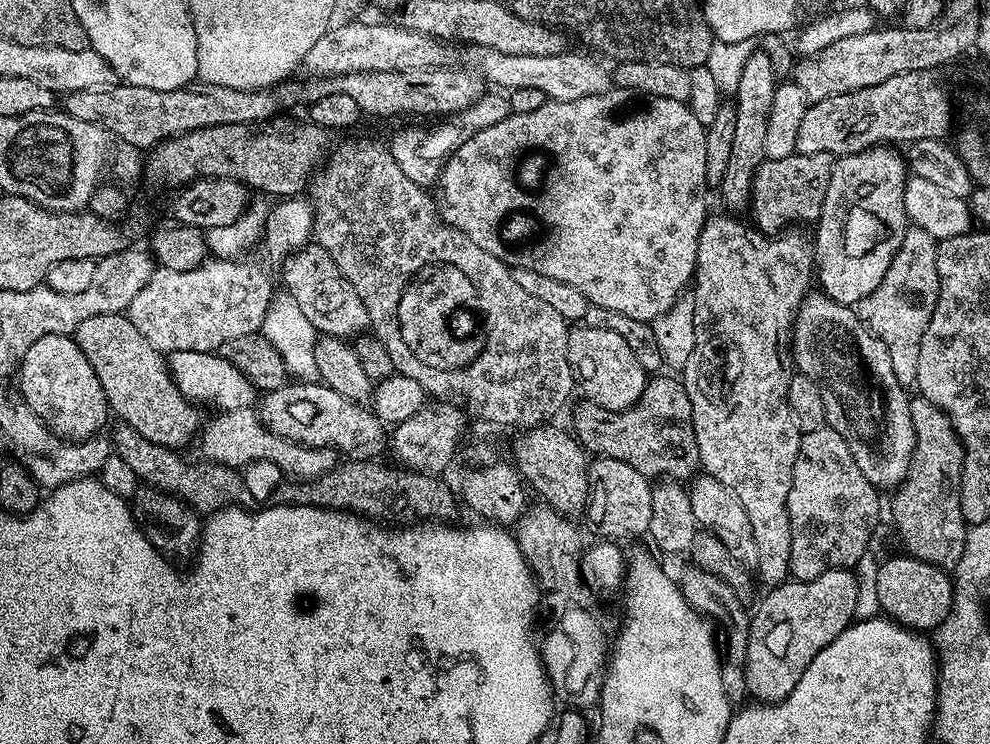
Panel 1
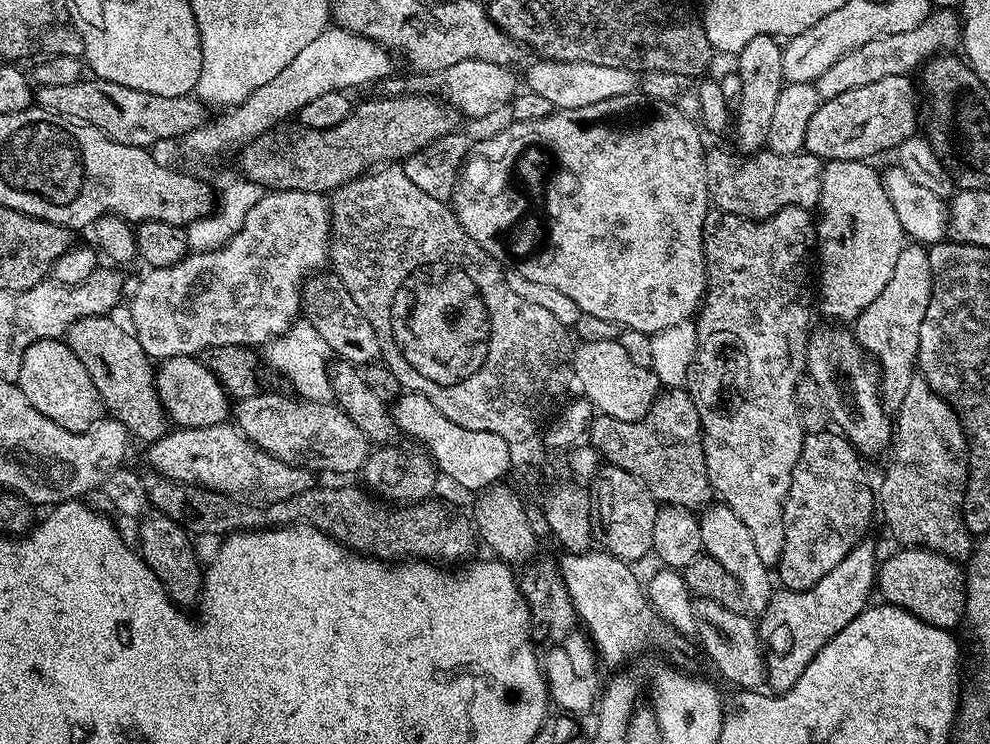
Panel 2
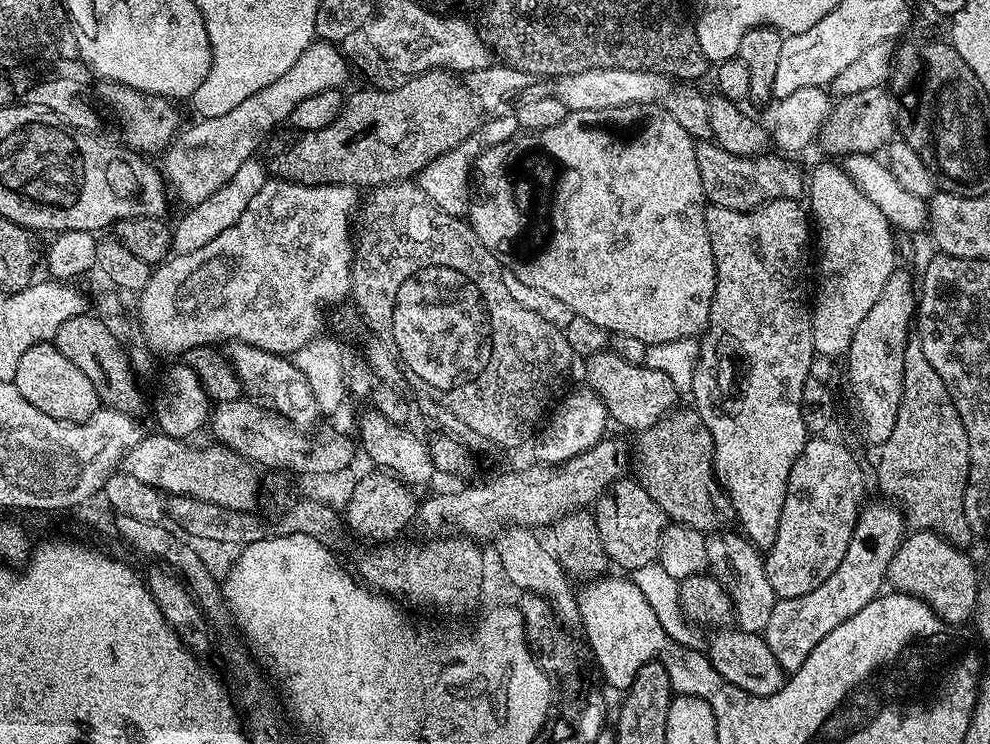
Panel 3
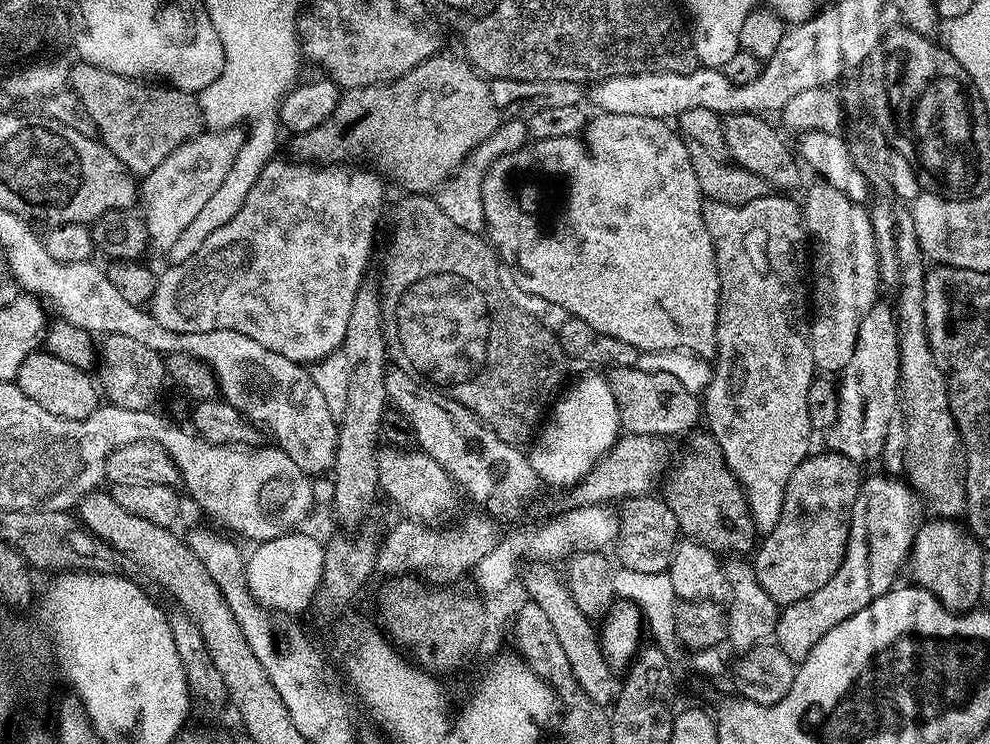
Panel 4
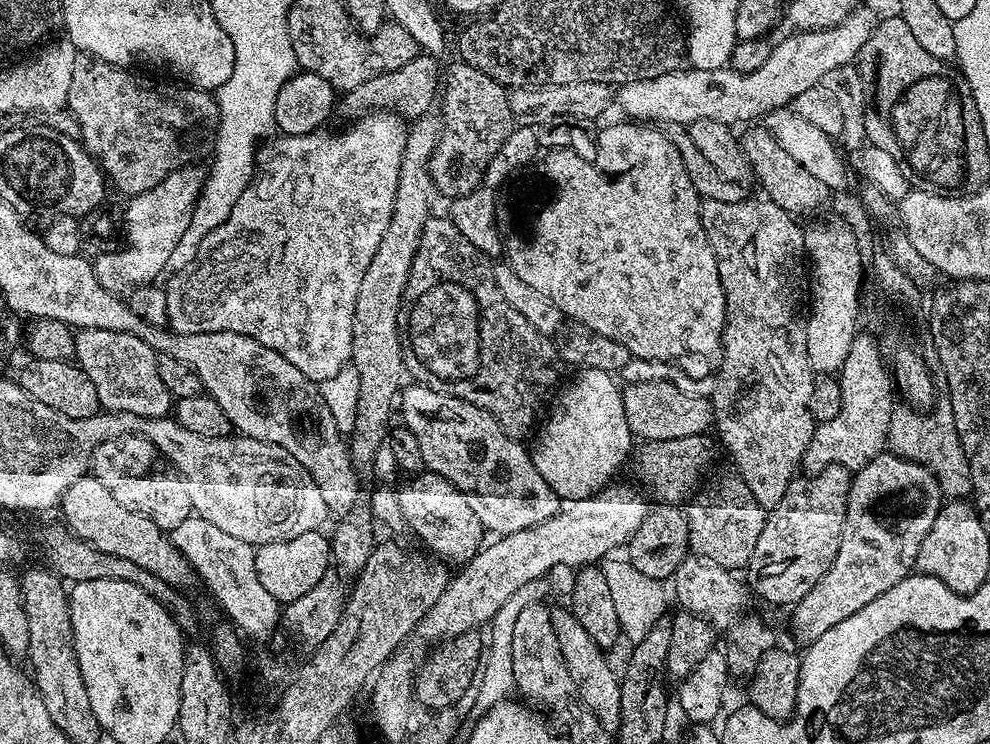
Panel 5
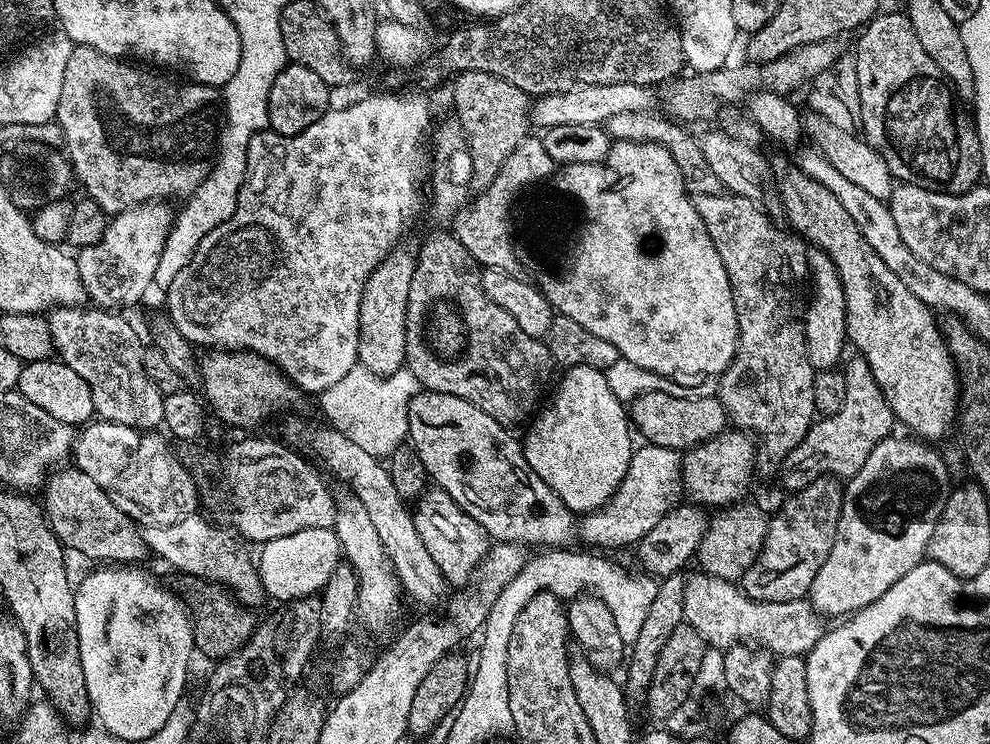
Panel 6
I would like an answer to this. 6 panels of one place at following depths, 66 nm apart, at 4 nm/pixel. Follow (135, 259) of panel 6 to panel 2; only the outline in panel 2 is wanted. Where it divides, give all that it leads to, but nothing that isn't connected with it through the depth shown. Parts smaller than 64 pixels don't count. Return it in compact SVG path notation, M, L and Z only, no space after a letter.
M329 26L324 29L322 34L318 34L318 38L314 38L314 42L309 42L294 57L294 62L290 62L290 66L286 66L286 70L282 70L282 74L270 78L270 82L266 82L266 86L258 86L258 90L254 90L254 94L250 94L243 102L227 111L230 113L222 117L221 120L211 119L198 130L183 137L184 152L188 156L197 156L200 160L212 160L215 156L222 155L223 152L233 151L232 153L235 153L254 138L261 136L266 130L295 117L300 108L306 106L306 102L312 101L313 98L319 98L321 94L353 90L352 88L358 87L359 84L372 84L375 80L383 82L389 79L388 67L392 64L391 58L393 59L389 49L385 48L383 44L378 44L375 40L365 36L356 36L352 32L347 32L345 28Z

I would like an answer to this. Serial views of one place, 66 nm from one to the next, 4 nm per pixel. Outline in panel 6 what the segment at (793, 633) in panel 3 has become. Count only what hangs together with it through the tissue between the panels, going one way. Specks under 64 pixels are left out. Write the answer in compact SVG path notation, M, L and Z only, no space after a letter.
M899 434L887 436L874 450L870 450L870 458L862 462L862 470L854 474L843 485L844 501L838 518L836 541L822 562L822 570L814 574L814 582L810 586L808 596L814 611L821 617L851 617L853 612L860 612L870 602L882 598L902 574L910 574L914 566L928 556L928 547L936 533L938 522L942 518L942 510L948 501L948 493L954 487L954 481L948 477L948 464L935 452L935 447L916 438L903 440Z

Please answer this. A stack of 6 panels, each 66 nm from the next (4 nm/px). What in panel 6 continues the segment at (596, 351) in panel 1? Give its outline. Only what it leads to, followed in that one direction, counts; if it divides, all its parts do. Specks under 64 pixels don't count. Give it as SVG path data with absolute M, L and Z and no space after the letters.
M669 390L658 392L647 392L642 394L637 400L631 401L630 404L630 424L637 433L644 435L643 439L650 444L657 444L663 448L674 448L677 450L689 450L700 443L714 439L721 432L729 427L730 421L722 402L712 394L706 398L680 394L684 396L675 396Z

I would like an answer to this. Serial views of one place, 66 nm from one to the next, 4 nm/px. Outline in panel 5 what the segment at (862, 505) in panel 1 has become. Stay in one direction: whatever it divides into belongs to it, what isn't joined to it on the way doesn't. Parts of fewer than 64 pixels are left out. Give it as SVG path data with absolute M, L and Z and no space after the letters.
M837 464L822 470L797 475L786 486L782 502L764 517L762 534L754 545L754 554L746 569L746 584L768 604L795 606L830 570L842 546L842 530L846 522L846 502L853 473Z

